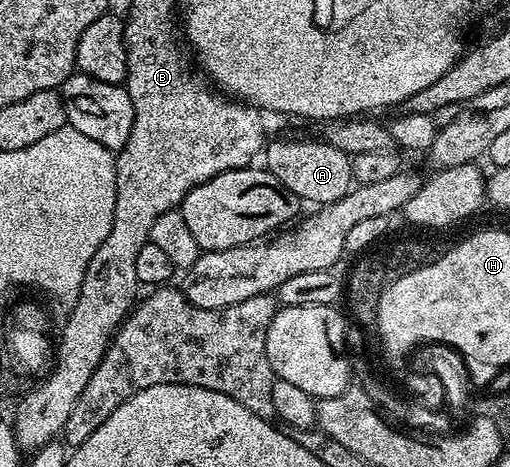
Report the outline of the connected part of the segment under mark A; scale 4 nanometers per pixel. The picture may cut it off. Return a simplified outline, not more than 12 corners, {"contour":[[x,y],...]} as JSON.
{"contour":[[274,141],[264,167],[314,207],[356,182],[350,154],[318,141]]}

